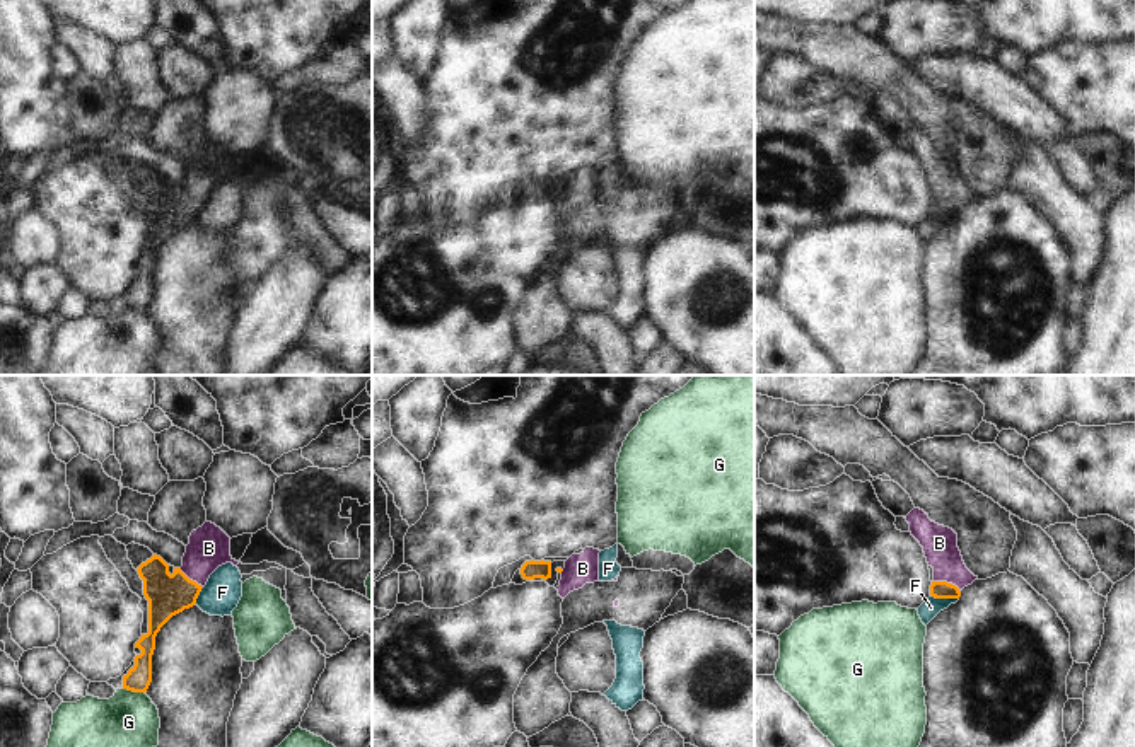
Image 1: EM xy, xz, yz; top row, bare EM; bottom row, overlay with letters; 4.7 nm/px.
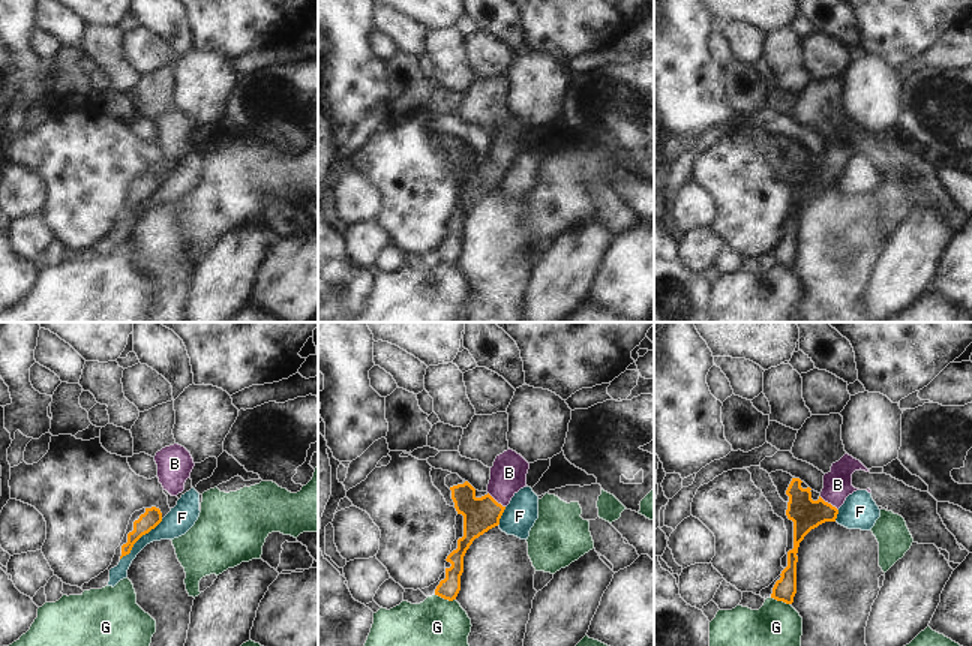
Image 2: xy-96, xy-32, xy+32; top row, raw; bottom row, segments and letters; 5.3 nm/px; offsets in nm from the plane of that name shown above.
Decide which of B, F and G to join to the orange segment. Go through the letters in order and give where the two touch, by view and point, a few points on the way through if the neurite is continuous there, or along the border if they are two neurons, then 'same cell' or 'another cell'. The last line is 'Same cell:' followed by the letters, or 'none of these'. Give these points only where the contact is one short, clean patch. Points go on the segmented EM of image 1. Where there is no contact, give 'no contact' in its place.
B: contact yz (948, 584); way yz (937, 589), (948, 584), (948, 561), (939, 543); same cell
F: contact yz (944, 597); border yz (931, 594), (958, 599); another cell
G: contact xy (133, 691); another cell
Same cell: B

